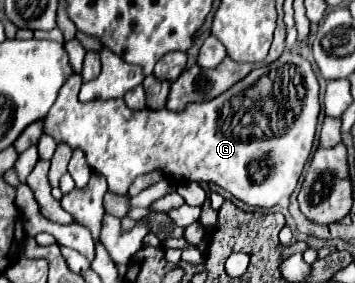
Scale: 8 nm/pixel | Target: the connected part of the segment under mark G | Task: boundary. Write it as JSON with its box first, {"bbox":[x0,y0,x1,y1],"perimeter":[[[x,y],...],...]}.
{"bbox":[45,51,321,207],"perimeter":[[[283,51],[283,55],[267,67],[253,69],[245,79],[235,83],[223,95],[207,103],[187,105],[185,111],[153,111],[149,107],[133,111],[123,99],[97,99],[89,103],[79,103],[79,87],[81,77],[77,75],[65,81],[55,105],[45,117],[45,133],[51,135],[55,141],[65,141],[71,149],[83,149],[89,167],[103,173],[109,183],[109,191],[119,195],[127,193],[137,175],[161,169],[175,183],[183,179],[207,181],[223,187],[247,205],[275,207],[281,203],[281,199],[291,197],[299,183],[301,171],[305,167],[305,161],[309,159],[315,141],[317,117],[321,111],[319,83],[315,71],[305,57],[291,51]]]}

